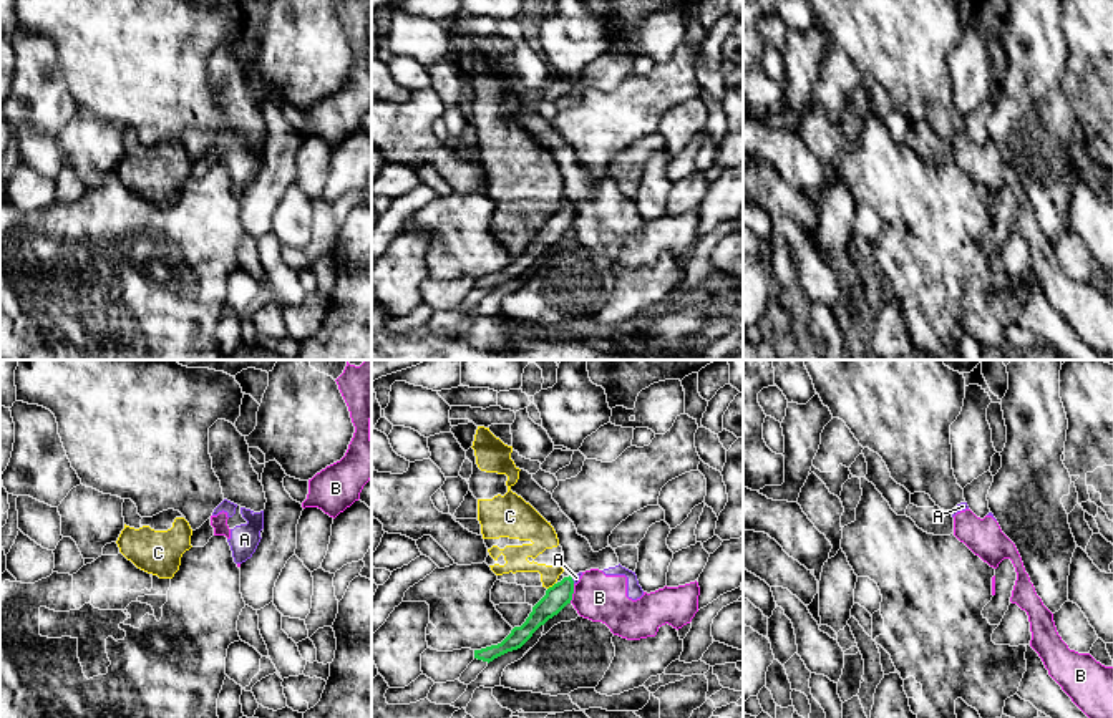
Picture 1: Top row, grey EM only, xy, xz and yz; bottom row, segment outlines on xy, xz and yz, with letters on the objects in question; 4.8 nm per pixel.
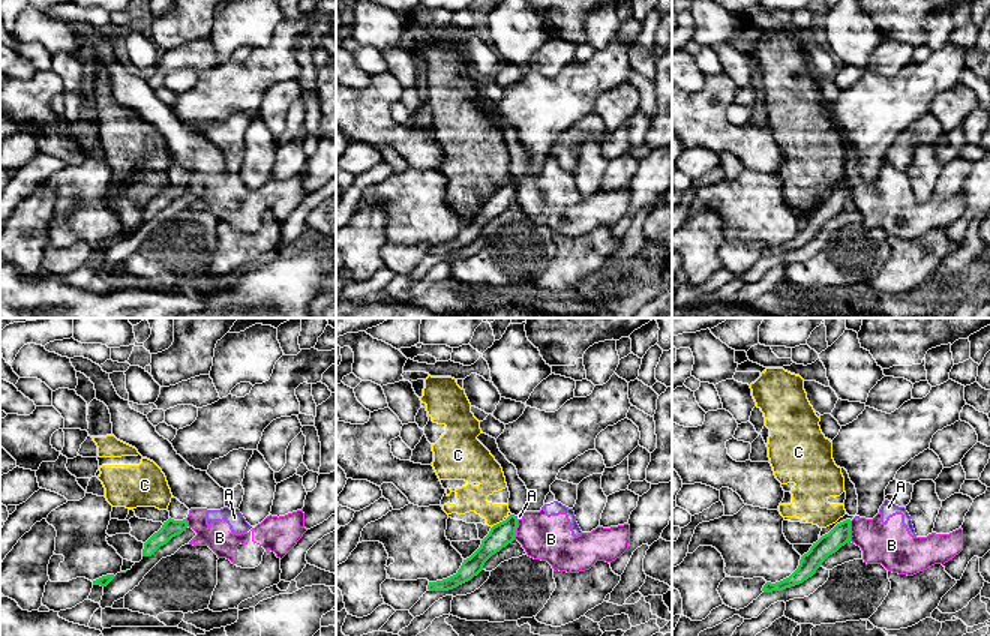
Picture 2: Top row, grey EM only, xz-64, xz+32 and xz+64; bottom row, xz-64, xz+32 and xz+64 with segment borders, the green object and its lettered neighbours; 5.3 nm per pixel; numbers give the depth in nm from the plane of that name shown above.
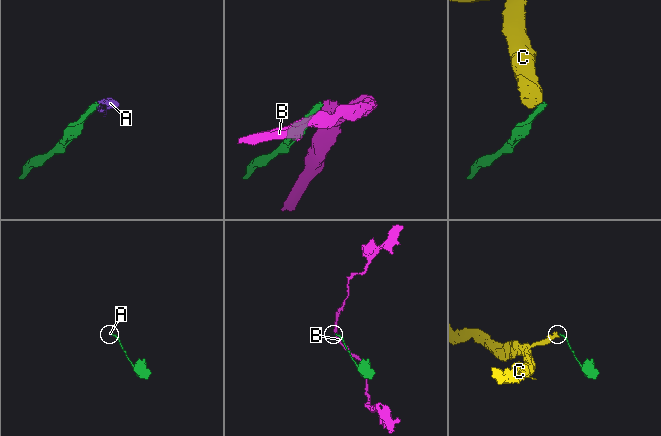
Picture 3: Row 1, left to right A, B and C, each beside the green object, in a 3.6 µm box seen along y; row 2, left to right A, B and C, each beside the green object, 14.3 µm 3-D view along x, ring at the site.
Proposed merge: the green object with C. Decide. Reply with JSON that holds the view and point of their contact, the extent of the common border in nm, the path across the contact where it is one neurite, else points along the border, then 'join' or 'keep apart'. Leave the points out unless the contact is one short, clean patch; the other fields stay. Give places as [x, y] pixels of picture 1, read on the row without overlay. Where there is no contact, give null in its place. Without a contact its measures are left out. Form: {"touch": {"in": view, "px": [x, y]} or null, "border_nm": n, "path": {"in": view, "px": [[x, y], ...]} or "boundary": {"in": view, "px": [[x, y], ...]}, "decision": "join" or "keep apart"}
{"touch": {"in": "xz", "px": [553, 214]}, "border_nm": 50, "boundary": {"in": "xz", "px": [[554, 211], [548, 218]]}, "decision": "keep apart"}

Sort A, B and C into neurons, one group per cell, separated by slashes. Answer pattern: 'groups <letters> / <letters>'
groups A B / C

